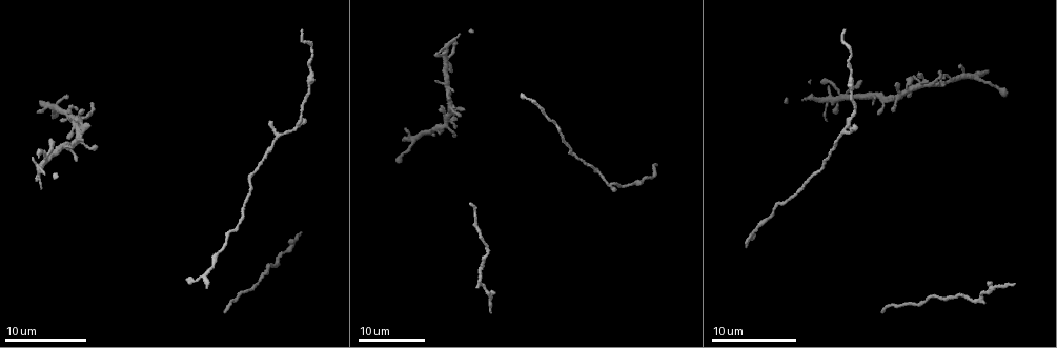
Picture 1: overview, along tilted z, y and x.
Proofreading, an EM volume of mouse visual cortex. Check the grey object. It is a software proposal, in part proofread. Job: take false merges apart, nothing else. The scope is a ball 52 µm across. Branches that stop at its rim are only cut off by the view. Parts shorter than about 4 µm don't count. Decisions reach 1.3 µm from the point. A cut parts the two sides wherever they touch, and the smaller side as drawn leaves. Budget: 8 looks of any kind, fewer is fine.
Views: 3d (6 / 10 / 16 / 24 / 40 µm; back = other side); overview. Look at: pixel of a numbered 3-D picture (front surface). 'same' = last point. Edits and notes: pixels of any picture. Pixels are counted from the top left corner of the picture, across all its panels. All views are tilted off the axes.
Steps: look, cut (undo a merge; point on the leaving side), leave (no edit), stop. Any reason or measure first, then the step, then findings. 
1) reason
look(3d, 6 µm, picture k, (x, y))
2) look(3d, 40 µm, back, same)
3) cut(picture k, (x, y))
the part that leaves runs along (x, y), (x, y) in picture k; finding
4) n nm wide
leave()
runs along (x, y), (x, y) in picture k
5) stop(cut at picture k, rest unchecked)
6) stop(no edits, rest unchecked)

look(3d, 16 µm, picture 1, (68, 115))

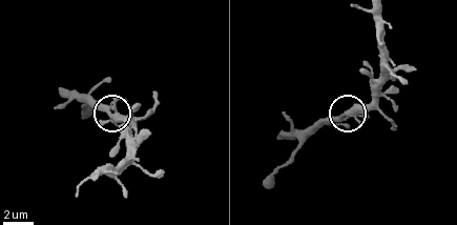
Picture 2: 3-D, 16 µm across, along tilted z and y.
look(3d, 10 µm, picture 2, (108, 115))

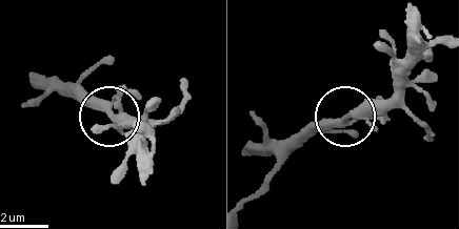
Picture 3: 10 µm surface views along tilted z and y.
3 arms
leave()
one neuron here

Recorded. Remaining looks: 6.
look(3d, 16 µm, picture 1, (896, 98))

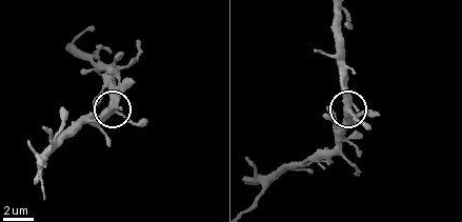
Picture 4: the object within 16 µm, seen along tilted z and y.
look(3d, 10 µm, picture 4, (349, 111))

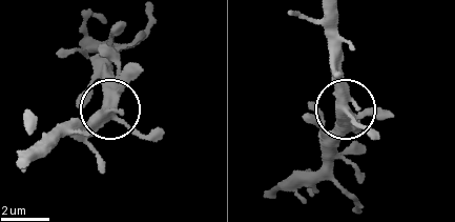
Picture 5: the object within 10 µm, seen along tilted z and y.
380 nm wide
leave()
one neuron here

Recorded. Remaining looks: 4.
sudden change in width
look(3d, 24 µm, picture 1, (308, 67))

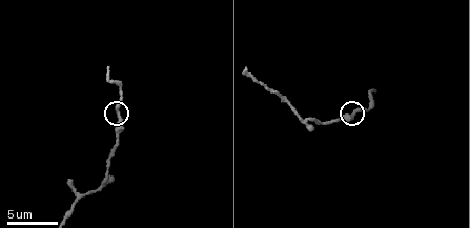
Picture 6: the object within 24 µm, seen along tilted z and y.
closer look
look(3d, 10 µm, picture 6, (117, 112))

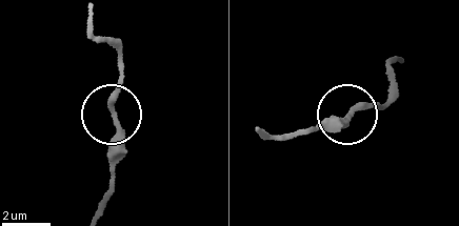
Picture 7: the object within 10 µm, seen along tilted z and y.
leave()
runs along (100, 210), (111, 183), (116, 125), (112, 108), (121, 41) in picture 7; one neuron here

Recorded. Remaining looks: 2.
stop(no edits, rest unchecked)

